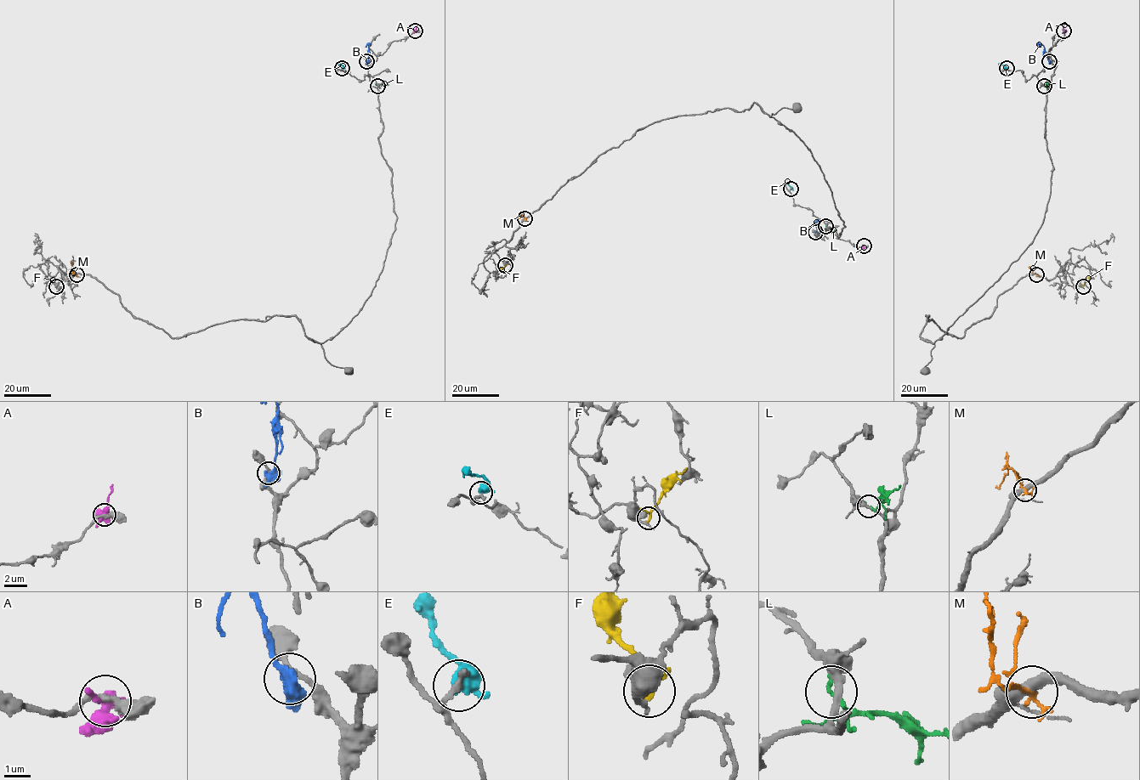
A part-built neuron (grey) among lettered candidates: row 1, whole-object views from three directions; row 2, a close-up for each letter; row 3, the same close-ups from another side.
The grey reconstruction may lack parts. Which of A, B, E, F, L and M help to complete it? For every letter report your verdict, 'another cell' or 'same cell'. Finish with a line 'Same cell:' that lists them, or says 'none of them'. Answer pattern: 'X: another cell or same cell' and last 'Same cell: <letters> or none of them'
A: another cell
B: another cell
E: another cell
F: same cell
L: another cell
M: another cell
Same cell: F

